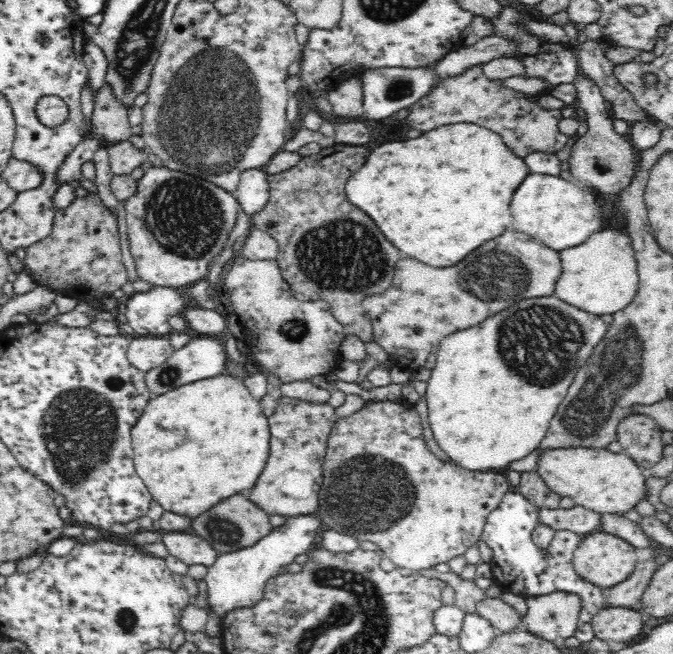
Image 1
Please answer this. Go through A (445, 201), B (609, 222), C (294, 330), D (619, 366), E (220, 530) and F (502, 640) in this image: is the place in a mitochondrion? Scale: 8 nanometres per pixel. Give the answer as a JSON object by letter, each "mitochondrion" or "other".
{"A":"other","B":"other","C":"mitochondrion","D":"mitochondrion","E":"mitochondrion","F":"other"}

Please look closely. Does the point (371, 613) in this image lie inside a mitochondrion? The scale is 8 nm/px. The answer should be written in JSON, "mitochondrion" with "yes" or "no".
{"mitochondrion":"yes"}

